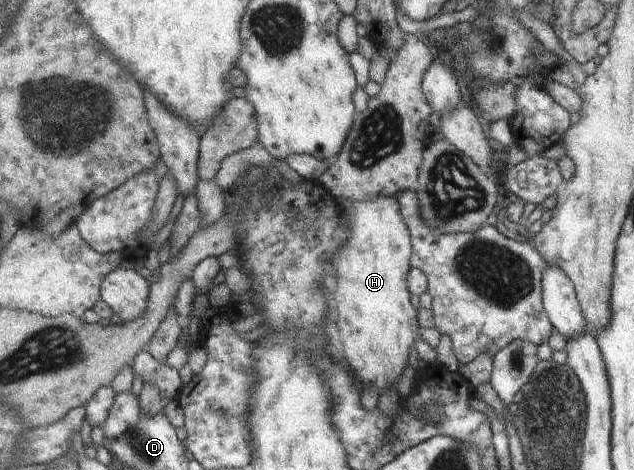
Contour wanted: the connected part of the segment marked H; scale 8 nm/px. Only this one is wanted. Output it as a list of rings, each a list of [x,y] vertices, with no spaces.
[[[378,197],[370,201],[351,201],[337,198],[342,206],[343,215],[351,222],[353,235],[341,252],[331,259],[336,270],[338,288],[332,294],[339,312],[339,333],[346,347],[346,356],[352,370],[356,372],[361,388],[370,387],[382,396],[388,388],[396,386],[402,378],[406,364],[410,362],[410,348],[415,348],[418,340],[418,311],[410,302],[409,272],[414,250],[411,230],[401,216],[401,206],[395,197]]]

